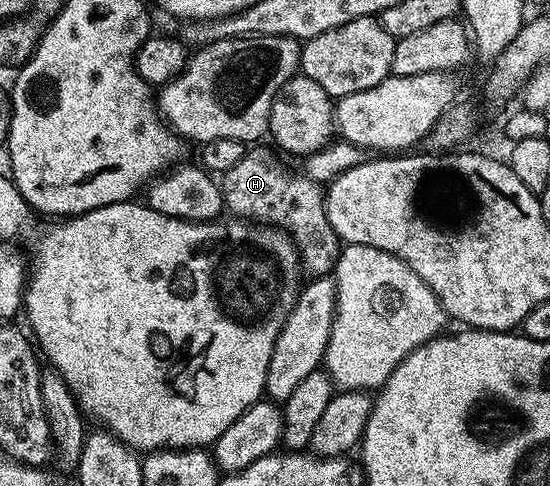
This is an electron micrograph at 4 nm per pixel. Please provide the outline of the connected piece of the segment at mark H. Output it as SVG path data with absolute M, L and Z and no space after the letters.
M248 149L247 155L241 160L241 164L236 164L234 168L229 168L229 172L222 175L221 185L223 188L223 205L234 217L246 218L250 221L260 223L264 226L274 226L280 230L287 231L291 241L299 250L299 260L304 271L308 270L311 276L327 276L335 269L335 261L339 258L341 240L335 235L333 224L329 224L329 216L325 208L324 183L315 182L302 172L294 174L291 170L282 170L279 162L267 150Z

